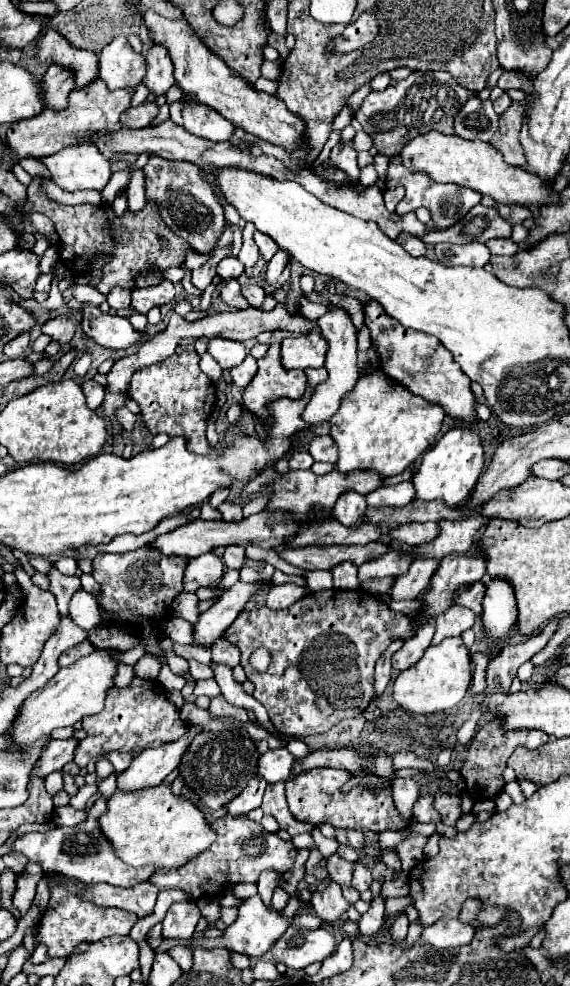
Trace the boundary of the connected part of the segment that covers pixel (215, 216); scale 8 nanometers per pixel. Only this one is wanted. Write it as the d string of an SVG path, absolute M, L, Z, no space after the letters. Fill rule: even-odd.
M150 156L148 164L144 166L144 178L146 178L146 198L154 200L158 204L160 216L166 226L170 226L172 232L182 236L194 252L208 254L220 240L226 218L224 218L224 206L216 198L210 184L202 184L202 176L198 176L198 166L190 162L174 162L164 160L162 156Z

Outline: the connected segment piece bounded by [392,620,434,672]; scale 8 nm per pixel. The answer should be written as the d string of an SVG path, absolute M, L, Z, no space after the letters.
M430 620L428 624L422 624L422 626L418 628L418 632L414 634L414 638L406 640L402 648L393 655L393 667L396 668L398 672L402 672L402 670L414 666L414 664L424 656L426 648L430 646L432 636L434 636L434 622Z

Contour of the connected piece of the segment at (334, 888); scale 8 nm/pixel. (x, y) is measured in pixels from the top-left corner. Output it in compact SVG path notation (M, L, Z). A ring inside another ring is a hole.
M330 882L324 890L314 892L310 898L312 910L316 916L324 918L326 922L334 922L340 918L342 912L348 910L348 902L342 896L342 890L336 882Z

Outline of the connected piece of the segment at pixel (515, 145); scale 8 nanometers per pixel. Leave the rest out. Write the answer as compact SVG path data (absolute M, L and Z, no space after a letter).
M506 110L506 114L500 114L498 132L494 134L494 138L490 138L490 144L496 146L496 150L502 154L506 164L524 168L526 156L518 142L518 132L520 132L520 112Z

